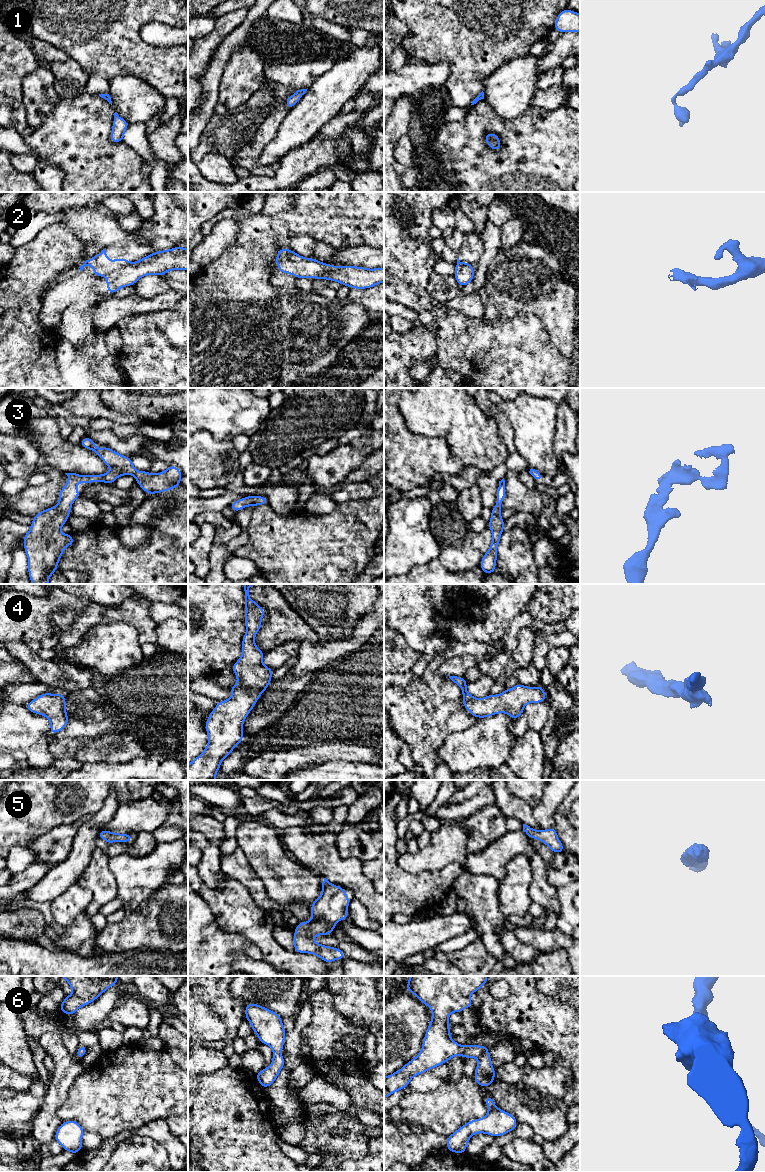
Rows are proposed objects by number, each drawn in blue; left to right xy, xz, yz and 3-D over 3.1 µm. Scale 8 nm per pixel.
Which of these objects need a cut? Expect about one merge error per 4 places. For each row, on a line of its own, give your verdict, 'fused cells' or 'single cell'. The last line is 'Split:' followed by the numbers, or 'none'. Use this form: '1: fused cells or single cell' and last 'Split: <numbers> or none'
1: single cell
2: fused cells
3: single cell
4: single cell
5: single cell
6: single cell
Split: 2

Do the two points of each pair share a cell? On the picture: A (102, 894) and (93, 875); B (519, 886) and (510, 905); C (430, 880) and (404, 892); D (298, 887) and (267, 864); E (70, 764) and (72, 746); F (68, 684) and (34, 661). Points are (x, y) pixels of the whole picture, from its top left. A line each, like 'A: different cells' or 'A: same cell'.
A: same cell
B: same cell
C: same cell
D: same cell
E: same cell
F: same cell

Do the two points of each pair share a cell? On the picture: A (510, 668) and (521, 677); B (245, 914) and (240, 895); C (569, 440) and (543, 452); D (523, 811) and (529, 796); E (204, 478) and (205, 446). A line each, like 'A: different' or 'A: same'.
A: different
B: same
C: different
D: different
E: same

